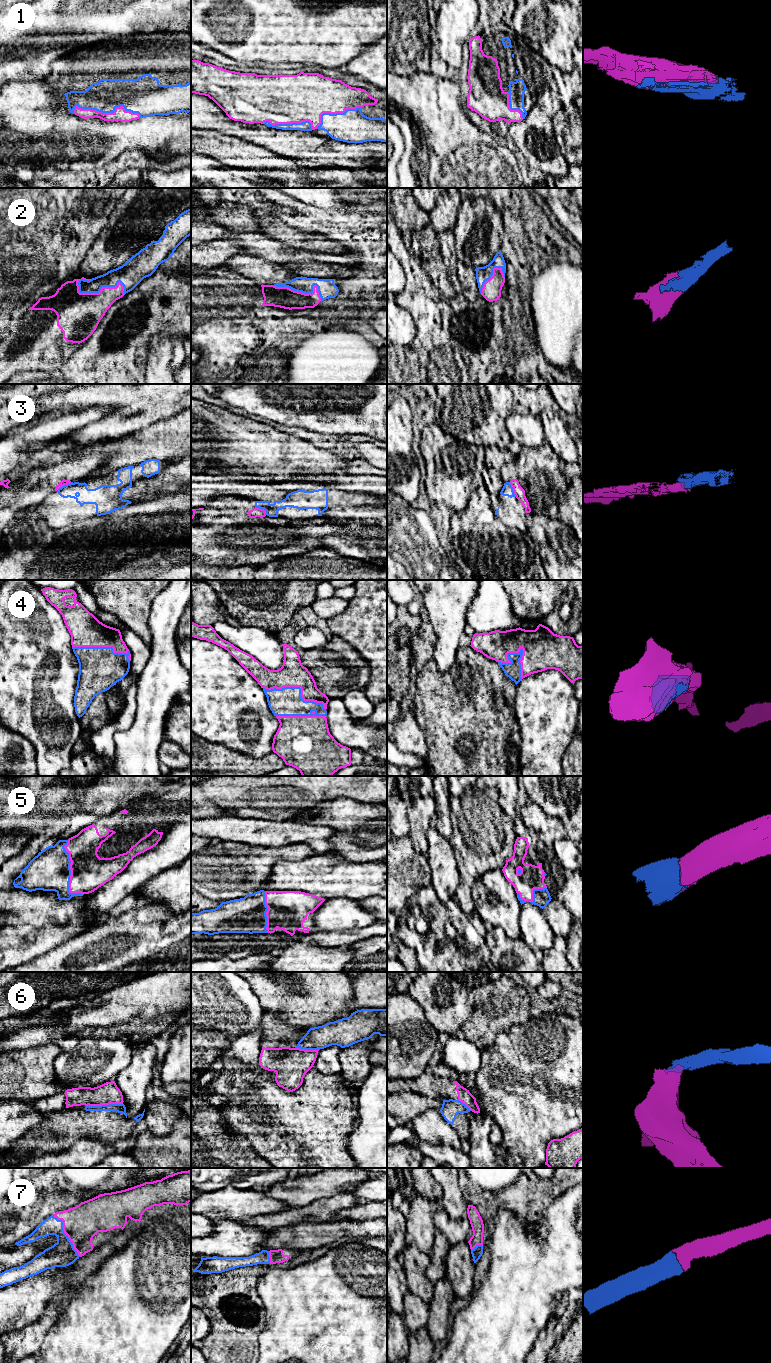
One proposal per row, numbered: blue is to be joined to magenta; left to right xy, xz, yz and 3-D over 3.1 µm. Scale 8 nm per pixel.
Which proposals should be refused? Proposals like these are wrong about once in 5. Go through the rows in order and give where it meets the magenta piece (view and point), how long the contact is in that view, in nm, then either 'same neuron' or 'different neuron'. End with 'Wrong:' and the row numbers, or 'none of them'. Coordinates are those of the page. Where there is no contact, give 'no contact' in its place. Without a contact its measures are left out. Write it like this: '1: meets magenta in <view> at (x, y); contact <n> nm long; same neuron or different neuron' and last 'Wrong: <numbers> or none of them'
1: meets magenta in xy at (108, 113); contact 550 nm long; same neuron
2: meets magenta in xy at (101, 289); contact 400 nm long; same neuron
3: meets magenta in xy at (63, 485); contact 140 nm long; different neuron
4: meets magenta in xz at (299, 686); contact 550 nm long; same neuron
5: meets magenta in xy at (71, 873); contact 460 nm long; same neuron
6: meets magenta in xy at (104, 1104); contact 300 nm long; different neuron
7: meets magenta in xy at (65, 1233); contact 400 nm long; same neuron
Wrong: 3, 6

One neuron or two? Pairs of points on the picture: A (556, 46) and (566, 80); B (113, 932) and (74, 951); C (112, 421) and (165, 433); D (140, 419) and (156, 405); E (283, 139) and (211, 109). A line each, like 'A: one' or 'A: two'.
A: two
B: one
C: two
D: one
E: one

